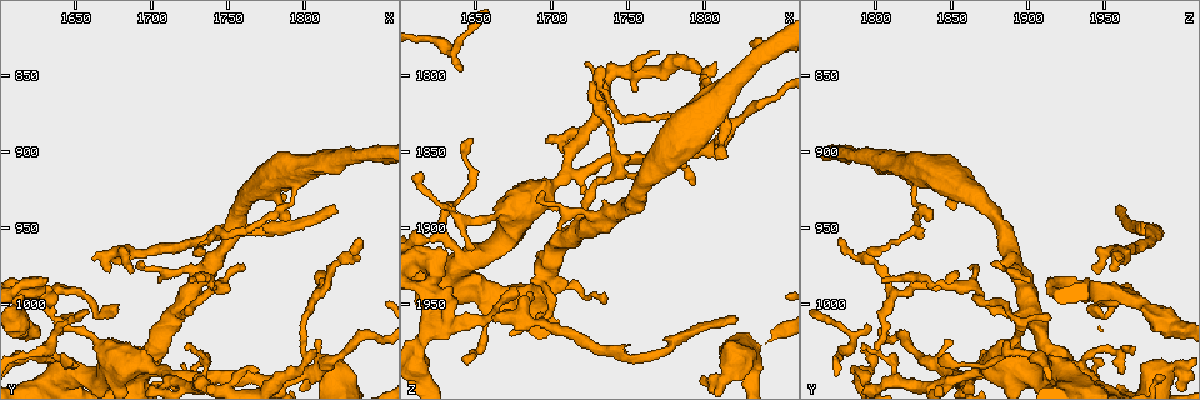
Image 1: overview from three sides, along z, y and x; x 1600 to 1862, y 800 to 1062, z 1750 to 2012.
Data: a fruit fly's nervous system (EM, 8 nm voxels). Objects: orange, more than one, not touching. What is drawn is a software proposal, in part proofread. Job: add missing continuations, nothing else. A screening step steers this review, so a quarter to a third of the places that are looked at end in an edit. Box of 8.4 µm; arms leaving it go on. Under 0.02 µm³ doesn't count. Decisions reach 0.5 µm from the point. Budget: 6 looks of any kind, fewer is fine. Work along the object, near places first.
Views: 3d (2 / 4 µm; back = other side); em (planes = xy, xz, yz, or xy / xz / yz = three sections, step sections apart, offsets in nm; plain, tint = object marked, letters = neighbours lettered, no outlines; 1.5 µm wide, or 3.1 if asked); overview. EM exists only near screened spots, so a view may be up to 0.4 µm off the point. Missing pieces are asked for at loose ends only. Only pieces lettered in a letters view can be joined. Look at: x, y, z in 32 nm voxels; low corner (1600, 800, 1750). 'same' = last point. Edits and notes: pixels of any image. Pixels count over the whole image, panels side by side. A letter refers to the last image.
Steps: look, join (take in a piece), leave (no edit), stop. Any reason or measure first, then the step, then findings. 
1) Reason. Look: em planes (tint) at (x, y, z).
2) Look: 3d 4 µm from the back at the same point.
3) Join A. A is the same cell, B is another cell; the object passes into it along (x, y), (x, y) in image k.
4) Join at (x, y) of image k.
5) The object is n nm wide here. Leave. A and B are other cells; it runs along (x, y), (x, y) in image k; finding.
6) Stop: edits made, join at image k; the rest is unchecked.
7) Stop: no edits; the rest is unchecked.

Branch stops here. Look: em planes (plain) at (1704, 986, 1902).

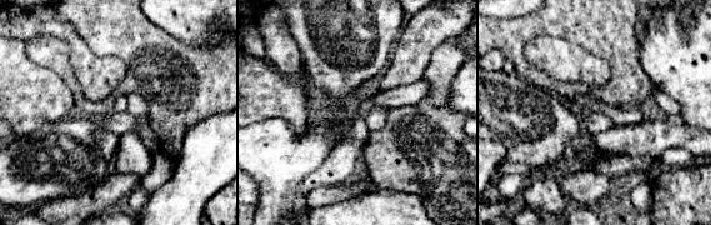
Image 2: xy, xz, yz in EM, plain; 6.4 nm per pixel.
Look: em planes (letters) at the same point.

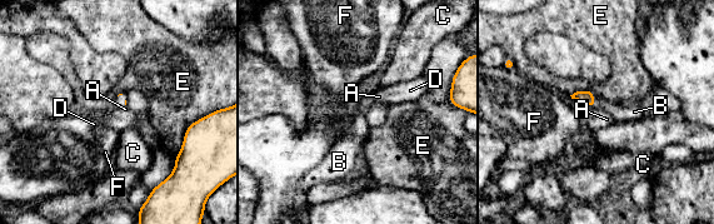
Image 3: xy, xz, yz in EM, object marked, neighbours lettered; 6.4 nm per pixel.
Join B. B is the same cell, A, C, D, E and F are other cells; it goes on there.

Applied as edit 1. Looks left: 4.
Stops while still wide. Look: em yz step 4 (letters) at (1630, 982, 1916).

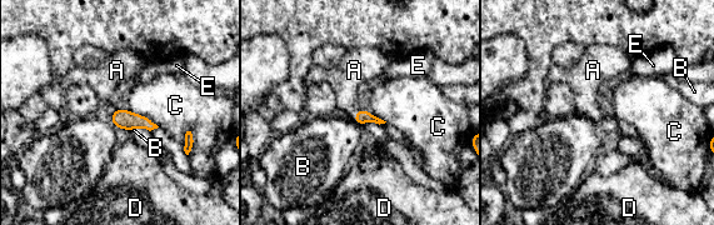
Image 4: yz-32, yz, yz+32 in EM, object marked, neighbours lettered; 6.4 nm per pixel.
The longest contact is with B, 190 nm. Join A. A is the same cell, B, C, D and E are other cells; it goes on there.

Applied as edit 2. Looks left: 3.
Thin end. Look: em xz step 8 (letters) at (1736, 1034, 1942).

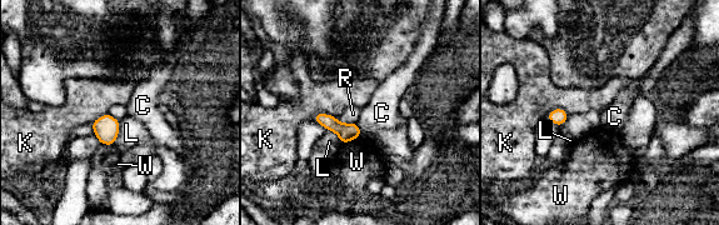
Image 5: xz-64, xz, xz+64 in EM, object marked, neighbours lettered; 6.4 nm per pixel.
Leave. C, K, L, R and W are other cells; a border runs along (335, 116), (343, 123), (356, 123) in image 5; none of them fits.

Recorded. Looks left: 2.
Stop: edits made, join at image 3, join at image 4; the rest is unchecked.

